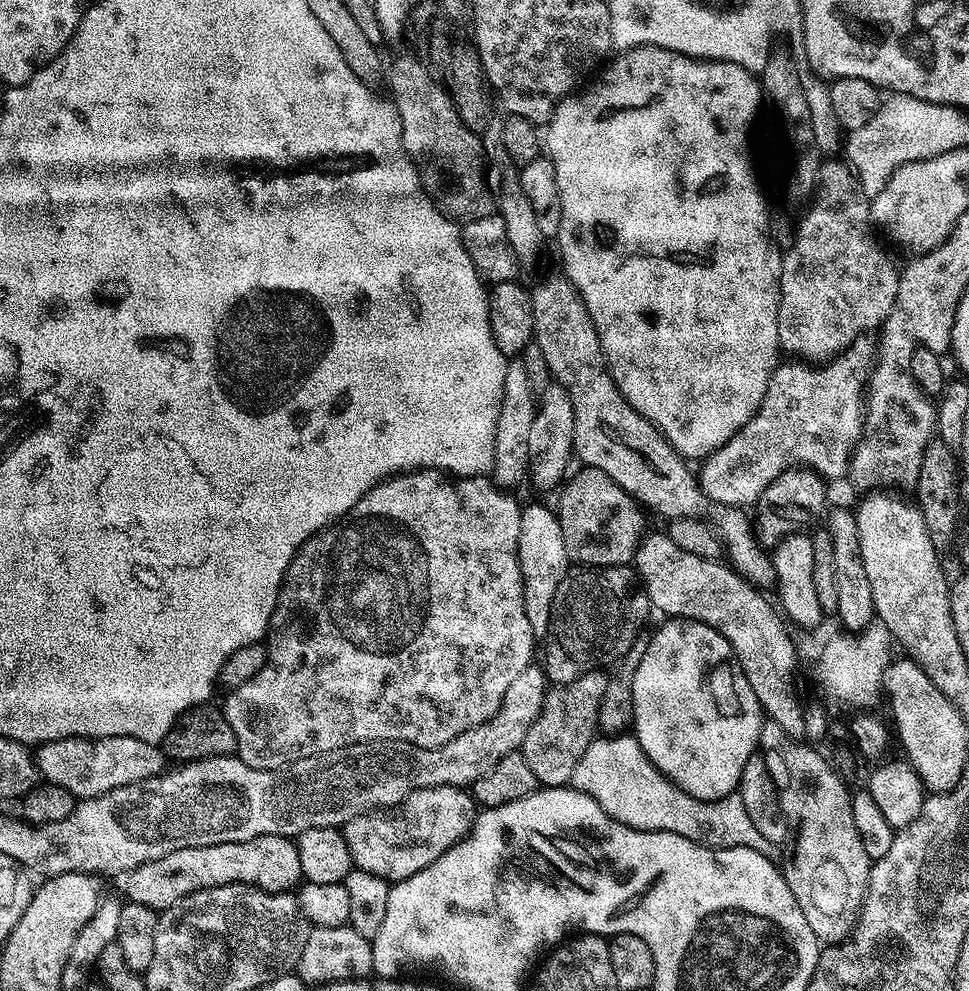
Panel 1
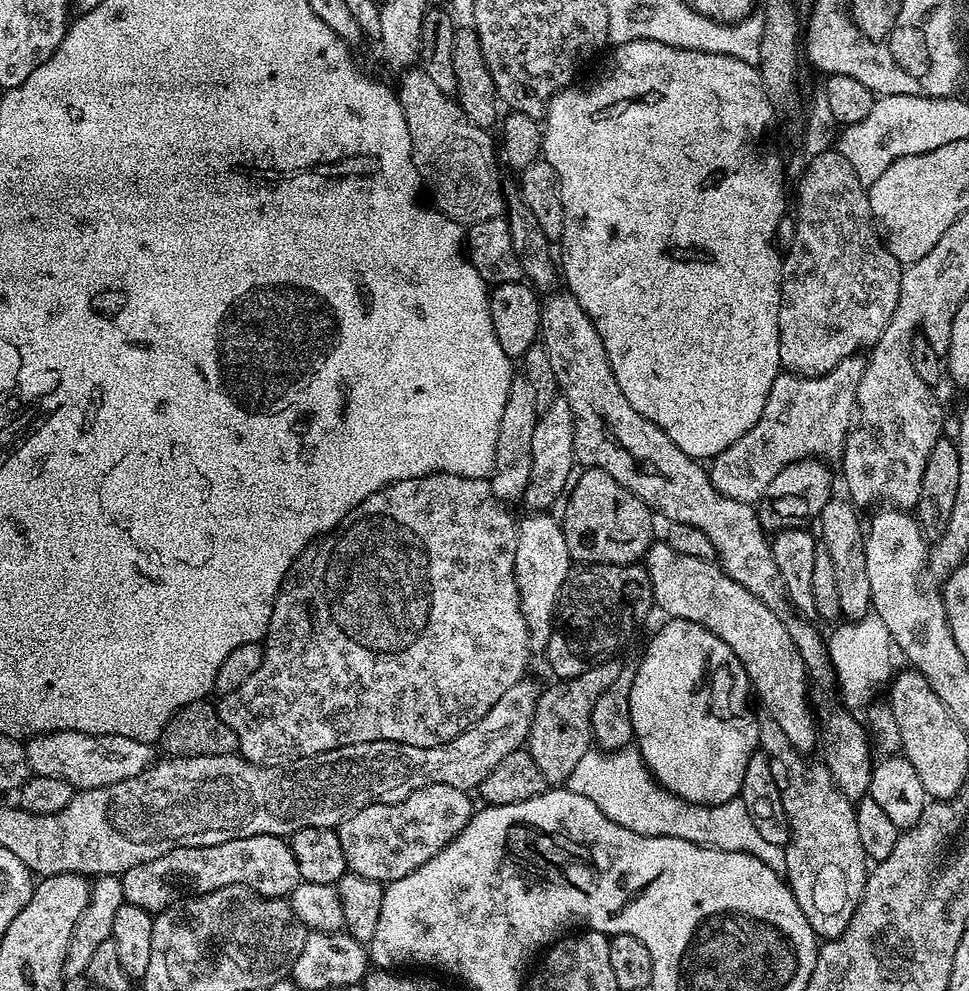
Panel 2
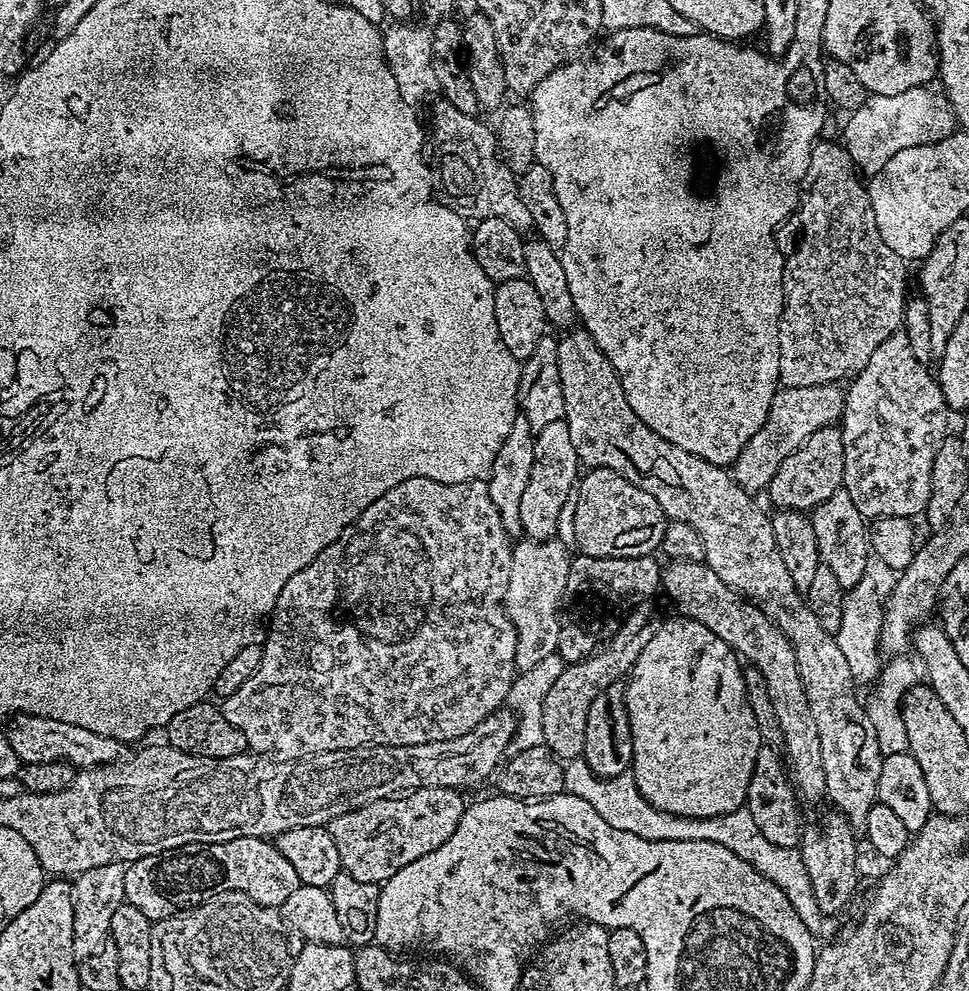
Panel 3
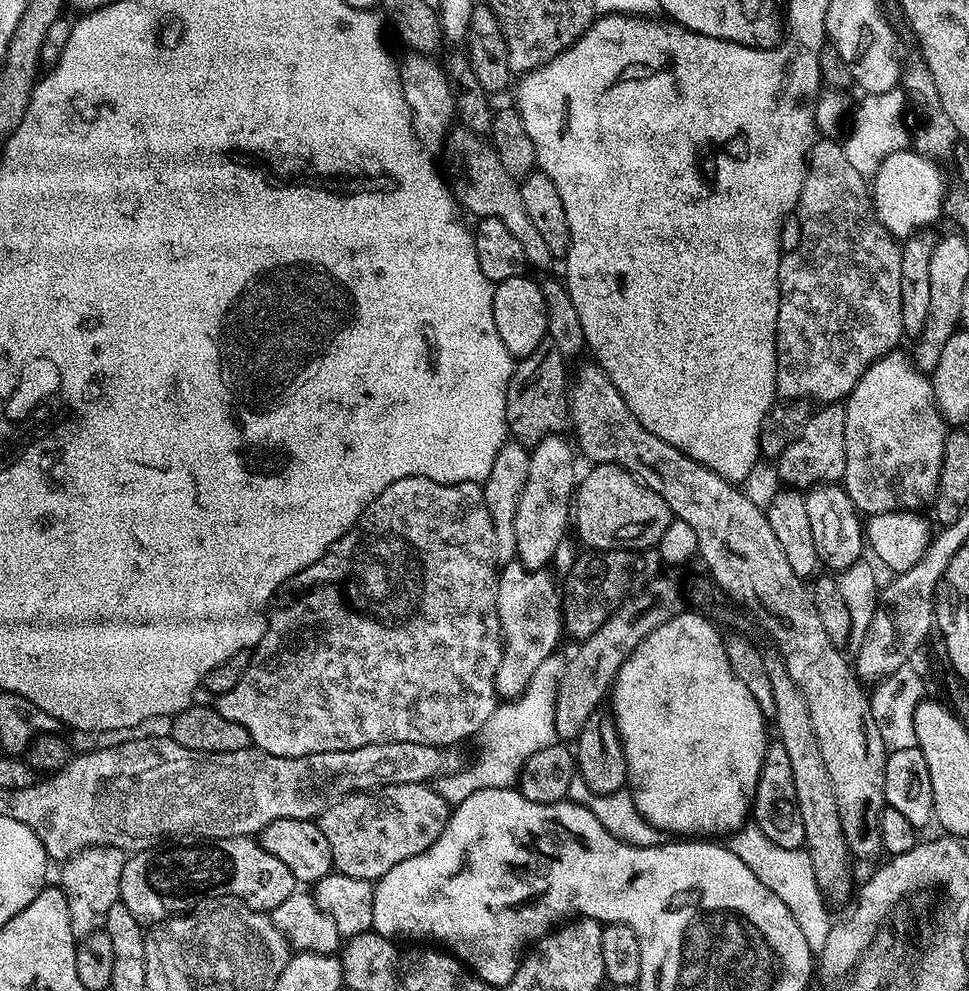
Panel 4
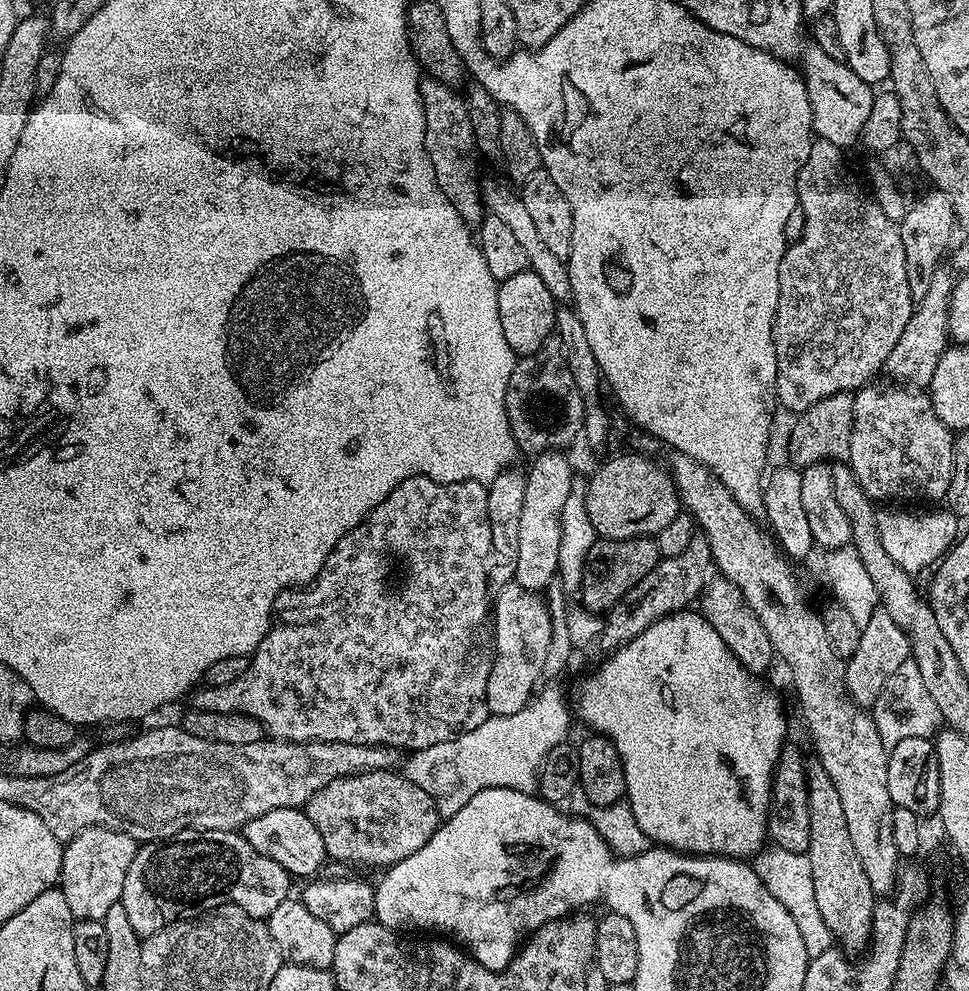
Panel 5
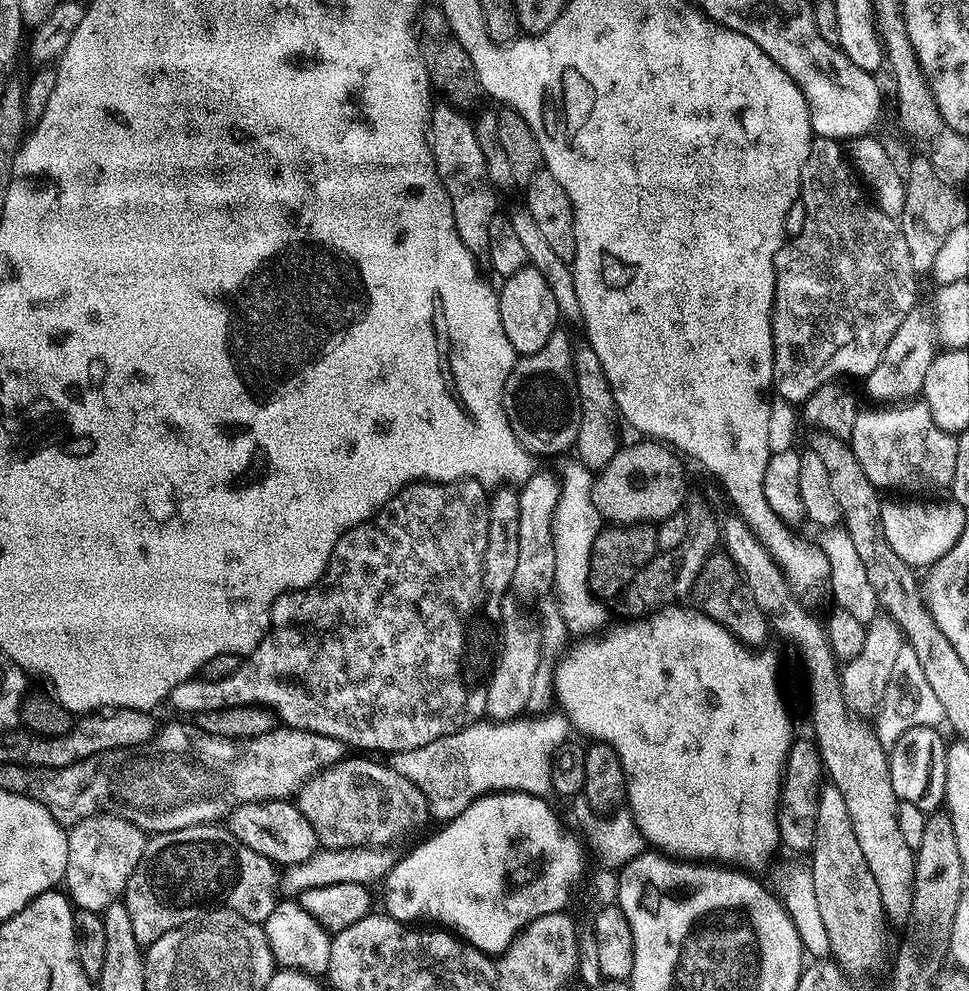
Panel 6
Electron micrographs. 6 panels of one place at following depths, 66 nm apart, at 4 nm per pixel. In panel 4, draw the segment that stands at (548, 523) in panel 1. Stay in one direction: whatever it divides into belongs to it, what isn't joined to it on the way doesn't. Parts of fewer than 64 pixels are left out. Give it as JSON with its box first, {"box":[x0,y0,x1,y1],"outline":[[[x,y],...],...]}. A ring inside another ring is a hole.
{"box":[496,562,564,700],"outline":[[[519,562],[503,565],[499,569],[496,582],[496,613],[504,642],[502,662],[498,662],[496,675],[496,695],[504,700],[514,700],[524,693],[530,678],[534,678],[534,670],[538,670],[538,666],[546,662],[552,652],[557,651],[559,644],[556,643],[564,632],[562,592],[558,587],[558,580],[544,568],[527,568]]]}

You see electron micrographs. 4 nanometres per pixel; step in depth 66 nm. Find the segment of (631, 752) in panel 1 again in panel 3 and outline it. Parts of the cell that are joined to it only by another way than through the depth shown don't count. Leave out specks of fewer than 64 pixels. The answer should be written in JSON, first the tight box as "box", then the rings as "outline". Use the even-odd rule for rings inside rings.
{"box":[564,758,826,934],"outline":[[[583,758],[564,764],[564,792],[582,798],[582,802],[590,802],[590,806],[594,806],[596,813],[610,822],[614,830],[626,830],[626,834],[634,834],[637,838],[646,838],[650,842],[714,842],[718,846],[726,846],[730,854],[738,854],[742,862],[754,866],[758,874],[770,878],[770,882],[774,882],[774,886],[778,886],[778,890],[790,898],[790,906],[794,906],[794,914],[802,918],[802,926],[806,926],[806,930],[814,934],[820,934],[823,930],[826,917],[820,911],[818,898],[814,898],[814,888],[810,886],[810,876],[806,874],[806,864],[802,862],[799,848],[774,846],[774,842],[769,842],[762,835],[762,830],[758,830],[747,806],[714,818],[686,818],[666,814],[642,798],[630,774],[602,778],[590,770]]]}

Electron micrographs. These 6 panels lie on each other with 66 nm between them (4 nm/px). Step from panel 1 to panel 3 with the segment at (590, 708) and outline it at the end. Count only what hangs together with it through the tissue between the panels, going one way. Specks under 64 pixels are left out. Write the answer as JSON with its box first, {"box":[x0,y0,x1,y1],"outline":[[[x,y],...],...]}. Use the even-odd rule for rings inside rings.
{"box":[542,602,661,762],"outline":[[[645,602],[632,609],[620,622],[620,629],[609,638],[608,643],[591,652],[584,660],[576,664],[565,664],[562,674],[558,674],[554,686],[550,686],[546,698],[542,702],[542,734],[543,747],[549,748],[552,755],[561,762],[583,757],[586,742],[586,714],[590,714],[590,706],[594,698],[606,690],[606,686],[623,681],[631,672],[634,662],[638,662],[638,654],[654,638],[660,629],[661,617],[656,617],[655,603]]]}

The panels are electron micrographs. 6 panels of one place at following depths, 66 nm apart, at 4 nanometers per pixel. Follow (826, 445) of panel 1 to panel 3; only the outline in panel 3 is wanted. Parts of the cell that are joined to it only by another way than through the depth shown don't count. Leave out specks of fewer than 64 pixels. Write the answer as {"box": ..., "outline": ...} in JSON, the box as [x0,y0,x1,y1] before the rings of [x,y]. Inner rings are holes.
{"box":[731,384,844,494],"outline":[[[834,384],[781,387],[770,402],[770,412],[762,430],[758,430],[758,434],[754,434],[750,442],[746,442],[742,454],[738,454],[736,463],[731,465],[732,479],[753,494],[759,493],[759,488],[760,491],[767,489],[770,478],[774,478],[781,462],[794,454],[794,450],[798,450],[798,446],[802,446],[802,442],[806,442],[806,438],[810,438],[814,430],[829,427],[841,419],[844,395]]]}

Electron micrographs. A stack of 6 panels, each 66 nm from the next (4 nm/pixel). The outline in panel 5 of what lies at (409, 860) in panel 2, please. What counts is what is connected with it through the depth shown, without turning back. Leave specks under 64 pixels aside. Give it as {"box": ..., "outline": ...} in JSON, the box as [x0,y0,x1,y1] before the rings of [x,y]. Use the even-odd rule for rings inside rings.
{"box":[306,770,442,870],"outline":[[[396,770],[339,776],[309,798],[306,811],[310,822],[318,826],[318,834],[322,834],[322,842],[333,861],[369,864],[379,870],[422,850],[442,823],[434,798]]]}

